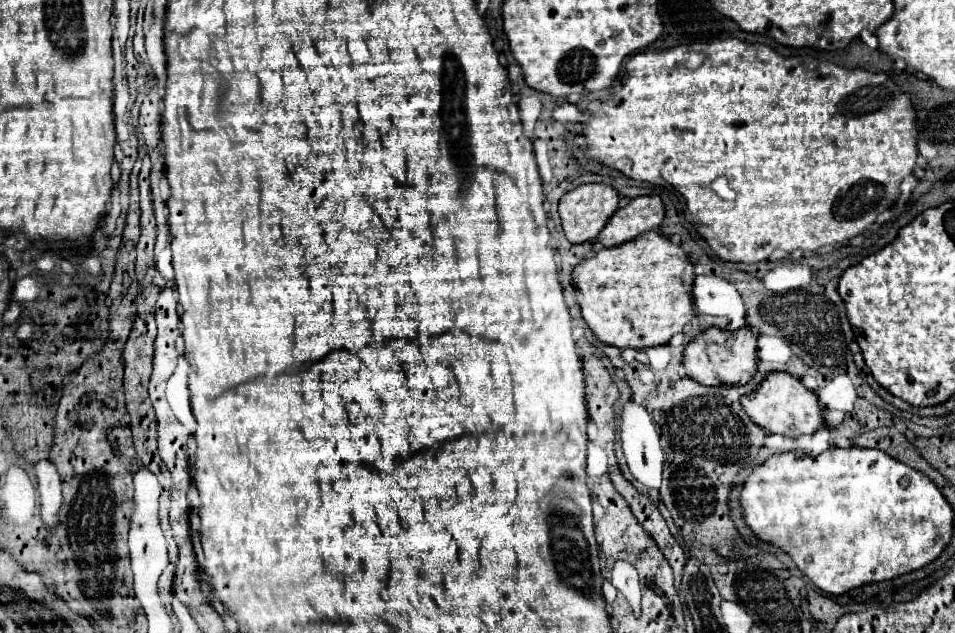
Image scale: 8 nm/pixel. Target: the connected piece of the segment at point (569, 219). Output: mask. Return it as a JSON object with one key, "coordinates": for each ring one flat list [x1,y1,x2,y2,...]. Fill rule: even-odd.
{"coordinates":[[583,184,567,194,561,196,559,200,559,216,563,224,563,232,571,244,583,244,583,242,593,242,597,234,603,230,611,214,619,206,619,194,607,184]]}

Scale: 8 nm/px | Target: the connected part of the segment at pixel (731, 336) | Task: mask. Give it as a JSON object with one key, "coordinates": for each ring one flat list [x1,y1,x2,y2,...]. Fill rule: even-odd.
{"coordinates":[[747,326,735,332,721,328,707,328,697,334,683,352,683,366,689,378,703,386,743,386,753,380,757,372,757,334]]}

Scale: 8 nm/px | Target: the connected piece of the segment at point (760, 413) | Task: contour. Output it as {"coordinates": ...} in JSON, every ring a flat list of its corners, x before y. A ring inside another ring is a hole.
{"coordinates":[[771,372,751,394,741,398,741,406,745,408,747,416,753,418,757,426,767,430,769,434,781,434,781,436,803,436,813,434,821,424,821,406,817,406,817,396,807,390,799,378,785,374,785,372]]}

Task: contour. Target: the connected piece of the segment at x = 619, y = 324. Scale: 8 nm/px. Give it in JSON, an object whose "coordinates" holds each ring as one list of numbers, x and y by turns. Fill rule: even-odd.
{"coordinates":[[655,230,621,246,603,248,573,268,573,286,583,320,597,340,621,350,661,346,679,334,695,318,689,294,693,278,695,266,683,248]]}

